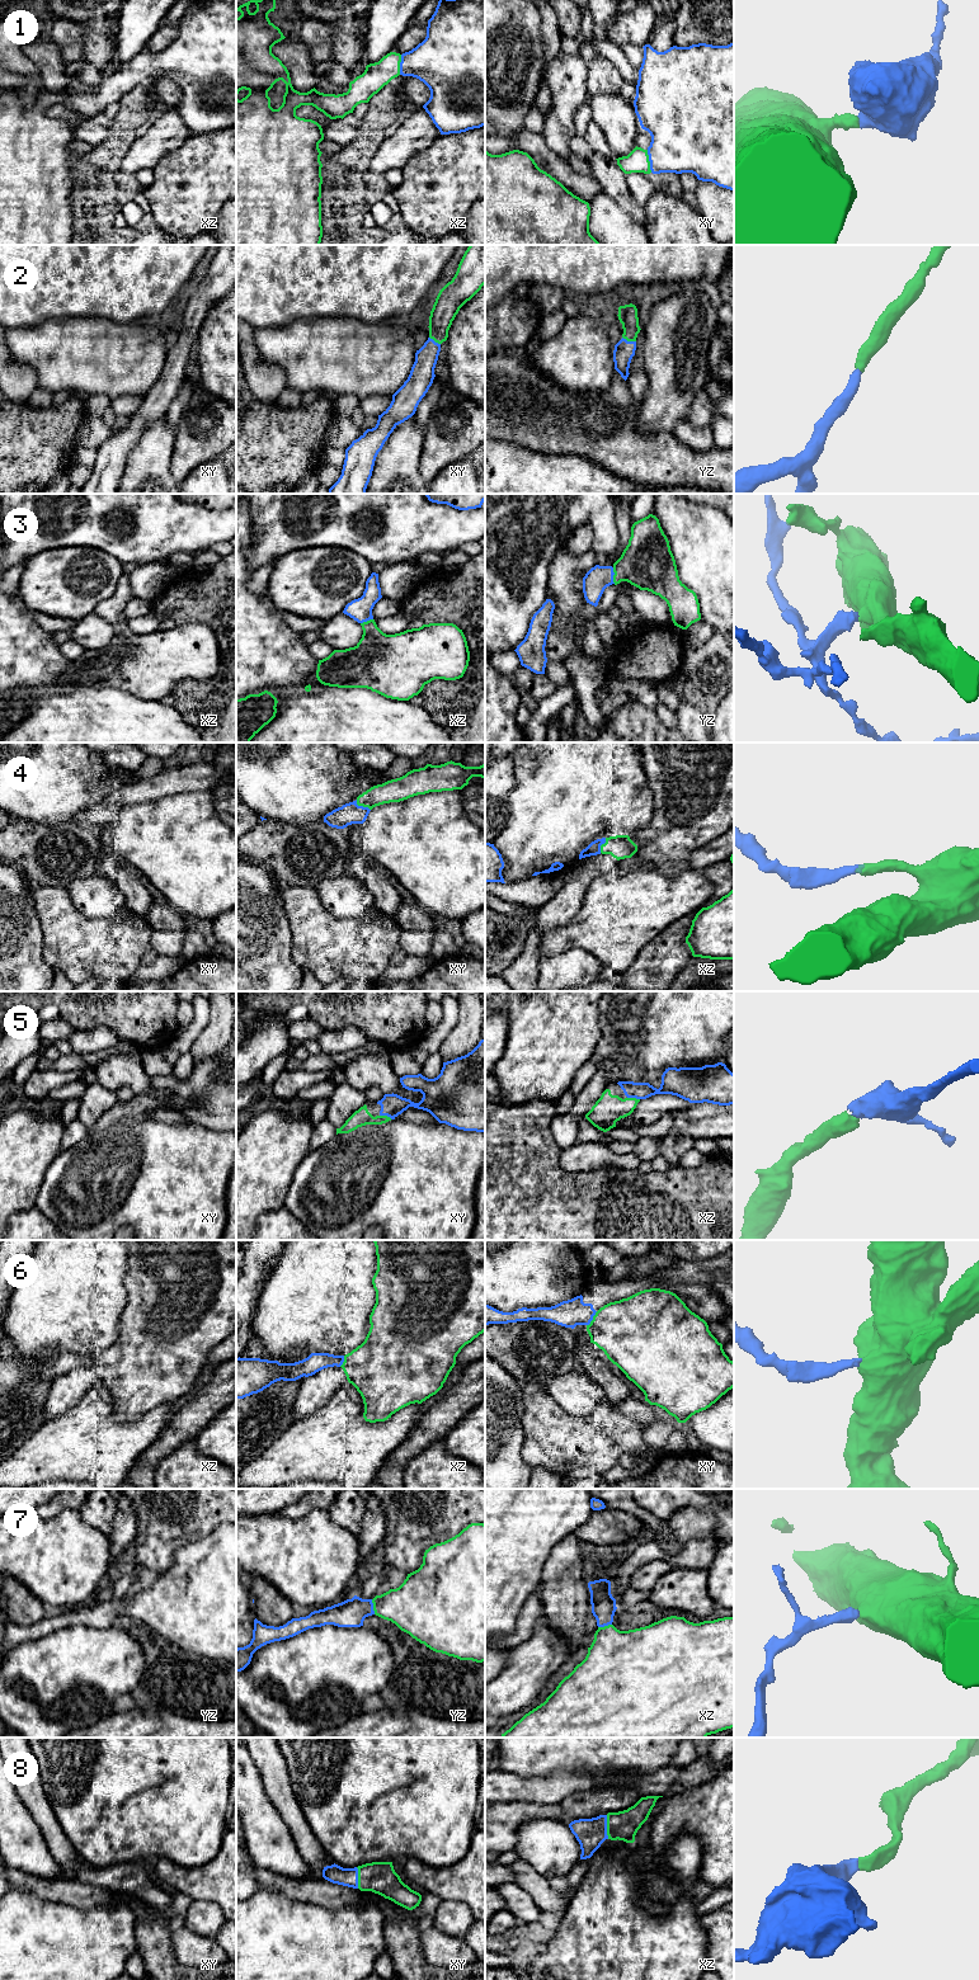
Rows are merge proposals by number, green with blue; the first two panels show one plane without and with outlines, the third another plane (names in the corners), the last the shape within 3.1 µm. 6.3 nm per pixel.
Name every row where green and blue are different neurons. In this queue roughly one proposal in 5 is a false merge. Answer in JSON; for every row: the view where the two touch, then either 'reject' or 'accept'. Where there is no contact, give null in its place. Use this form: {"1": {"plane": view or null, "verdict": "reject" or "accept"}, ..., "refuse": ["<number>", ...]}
{"1": {"plane": "xy", "verdict": "accept"}, "2": {"plane": "yz", "verdict": "accept"}, "3": {"plane": "yz", "verdict": "accept"}, "4": {"plane": "xy", "verdict": "accept"}, "5": {"plane": "xz", "verdict": "accept"}, "6": {"plane": "xy", "verdict": "reject"}, "7": {"plane": "yz", "verdict": "accept"}, "8": {"plane": "xz", "verdict": "accept"}, "refuse": ["6"]}

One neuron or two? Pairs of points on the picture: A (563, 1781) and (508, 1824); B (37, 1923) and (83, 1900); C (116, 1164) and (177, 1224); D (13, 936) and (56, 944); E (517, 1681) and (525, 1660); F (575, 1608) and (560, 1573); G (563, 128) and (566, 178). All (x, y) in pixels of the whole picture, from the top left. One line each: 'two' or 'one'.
A: two
B: two
C: one
D: two
E: one
F: one
G: two

